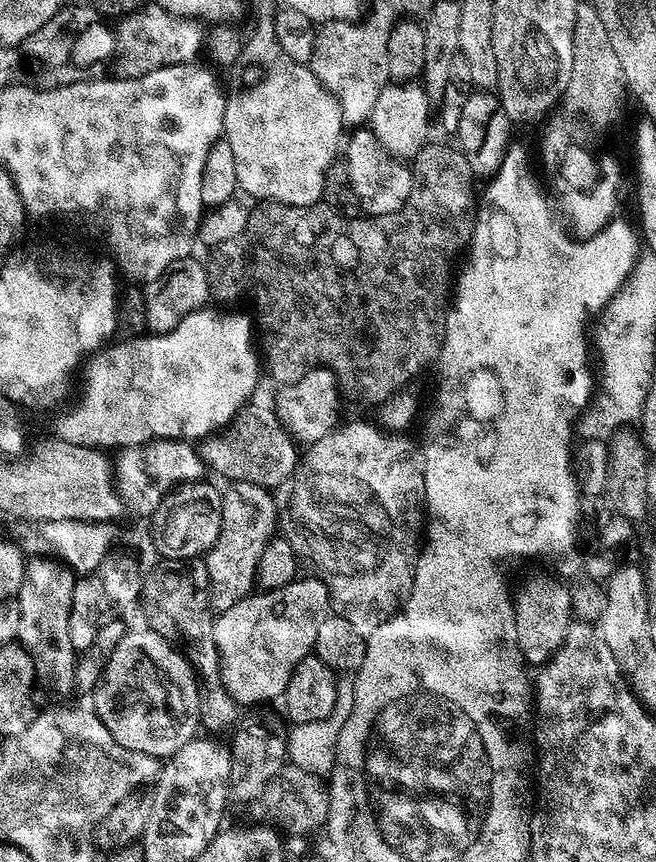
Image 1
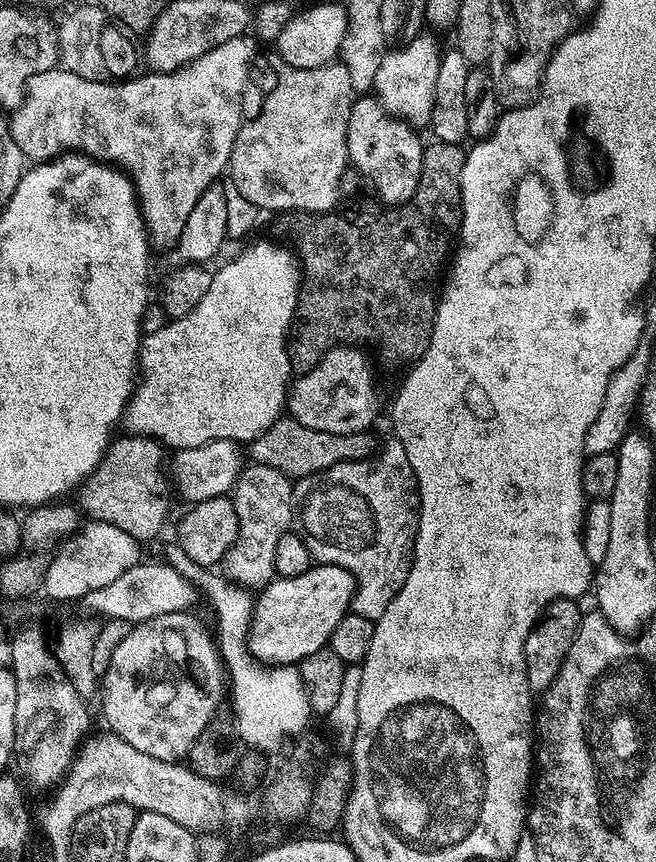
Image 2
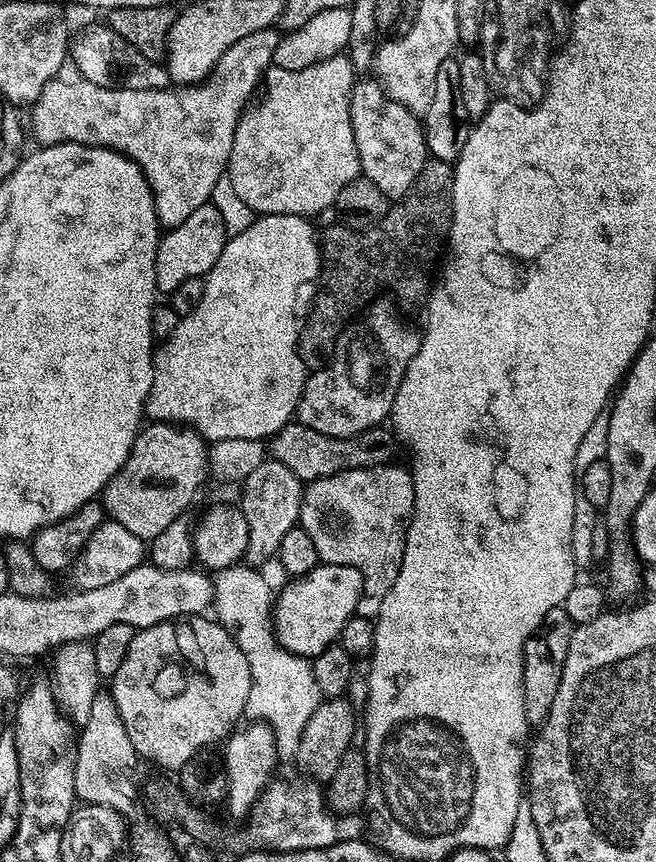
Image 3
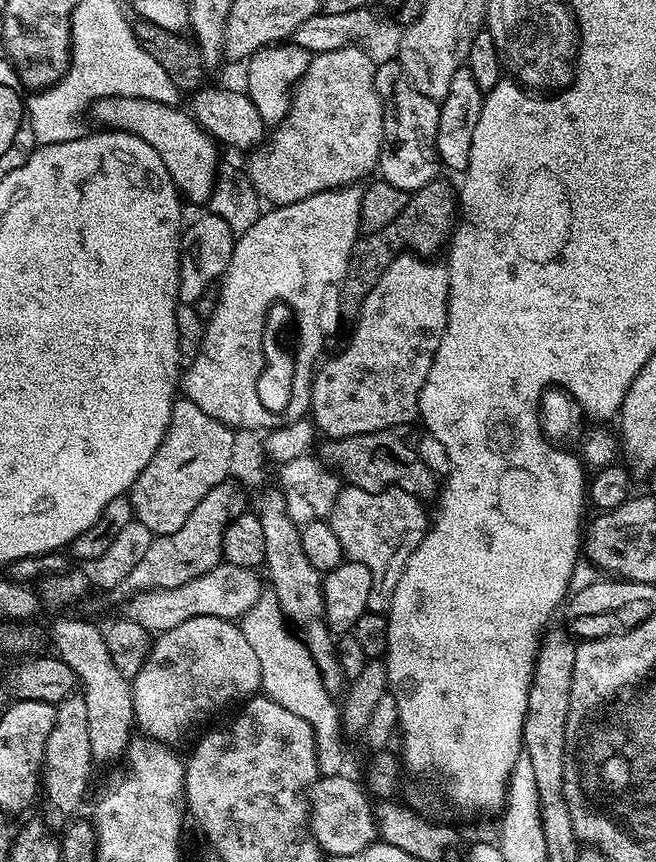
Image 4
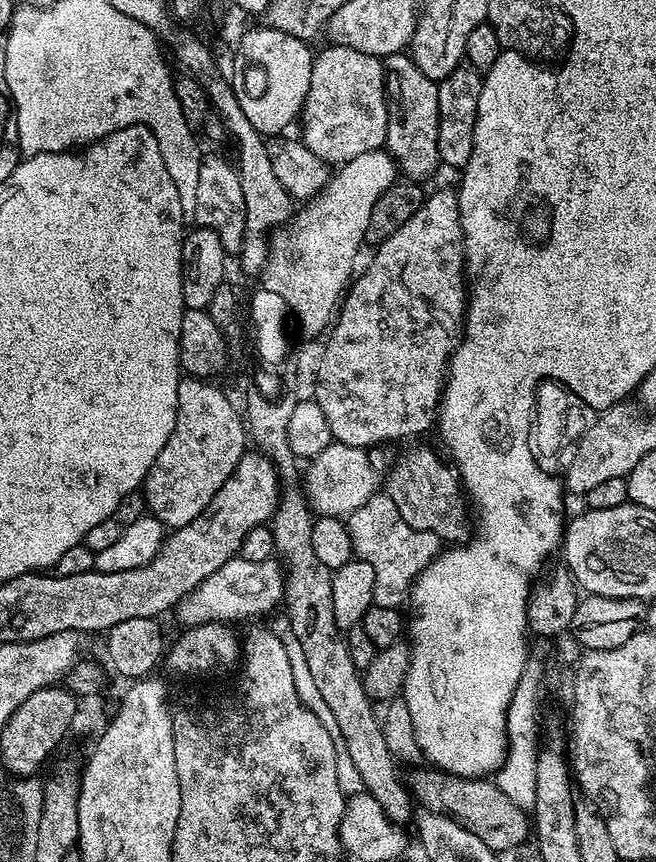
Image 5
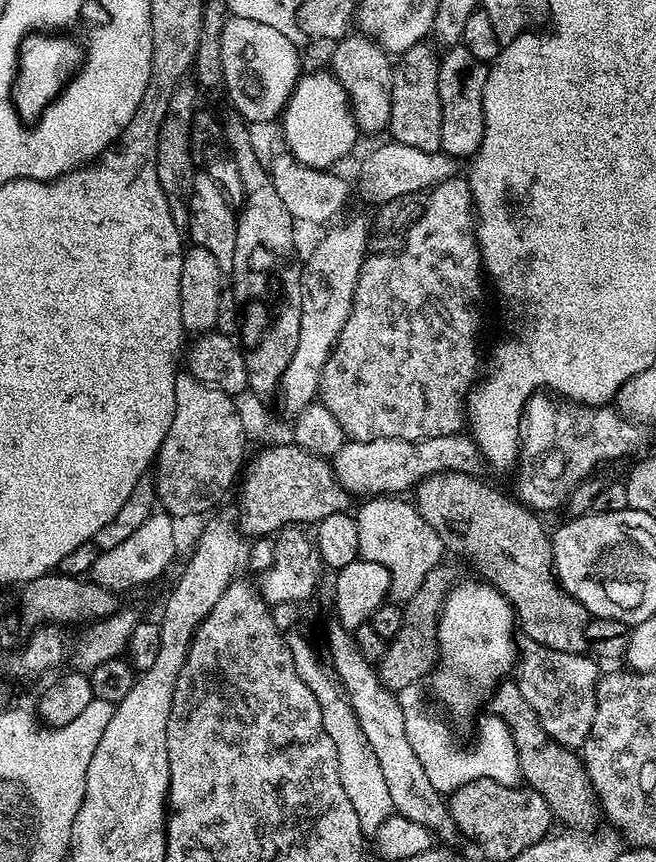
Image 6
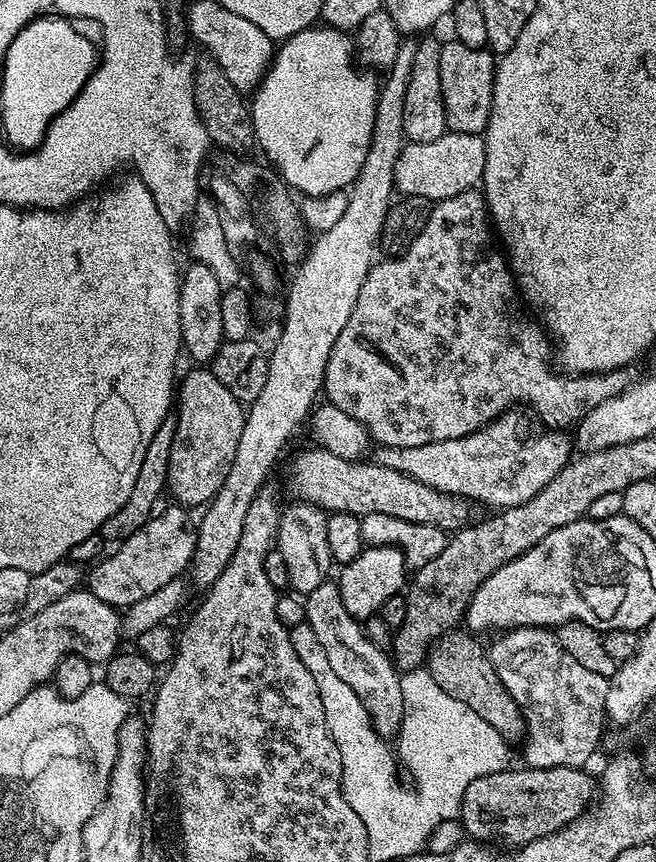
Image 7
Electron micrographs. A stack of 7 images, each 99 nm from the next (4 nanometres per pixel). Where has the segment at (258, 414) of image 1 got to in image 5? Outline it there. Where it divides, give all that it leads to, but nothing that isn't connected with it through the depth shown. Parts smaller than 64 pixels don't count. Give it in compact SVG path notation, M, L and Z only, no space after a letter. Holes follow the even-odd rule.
M412 448L386 472L382 488L414 530L429 532L448 546L463 544L470 536L470 504L460 474L443 455L428 448Z

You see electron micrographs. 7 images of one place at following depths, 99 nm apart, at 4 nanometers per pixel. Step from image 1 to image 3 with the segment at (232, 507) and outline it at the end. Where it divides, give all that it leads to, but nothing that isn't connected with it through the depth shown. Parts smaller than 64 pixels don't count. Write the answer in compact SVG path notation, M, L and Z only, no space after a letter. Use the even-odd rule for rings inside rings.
M266 458L262 462L262 466L258 466L258 470L254 470L254 474L250 474L244 479L242 488L244 488L244 493L240 496L238 507L244 513L244 517L248 523L248 548L246 556L253 565L260 566L263 565L263 560L268 560L271 556L273 559L279 553L282 534L286 534L286 530L297 527L300 518L302 481L290 469L282 466L282 462Z

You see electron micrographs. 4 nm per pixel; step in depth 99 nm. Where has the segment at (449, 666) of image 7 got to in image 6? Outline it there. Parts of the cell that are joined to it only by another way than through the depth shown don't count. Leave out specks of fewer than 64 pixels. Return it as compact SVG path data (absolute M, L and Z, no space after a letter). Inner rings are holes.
M508 678L497 683L494 691L496 693L492 696L490 712L508 723L508 729L518 750L518 764L523 783L546 800L554 810L555 819L564 823L561 825L574 830L595 829L601 823L599 820L602 820L602 809L597 794L592 789L592 779L584 768L583 759L573 749L562 746L557 740L552 740L550 734L546 734L538 714L534 714L530 702L522 698L522 690L516 685L515 679Z

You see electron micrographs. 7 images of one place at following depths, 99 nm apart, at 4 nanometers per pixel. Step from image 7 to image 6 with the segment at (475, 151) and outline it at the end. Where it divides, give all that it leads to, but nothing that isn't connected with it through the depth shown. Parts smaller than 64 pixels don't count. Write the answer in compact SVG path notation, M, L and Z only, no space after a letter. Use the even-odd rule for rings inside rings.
M395 142L380 144L364 160L360 168L360 184L364 192L373 200L373 205L379 206L390 198L398 198L398 194L407 192L423 193L431 190L443 180L449 180L457 175L457 161L444 151L427 152L414 150L414 146L406 146Z

